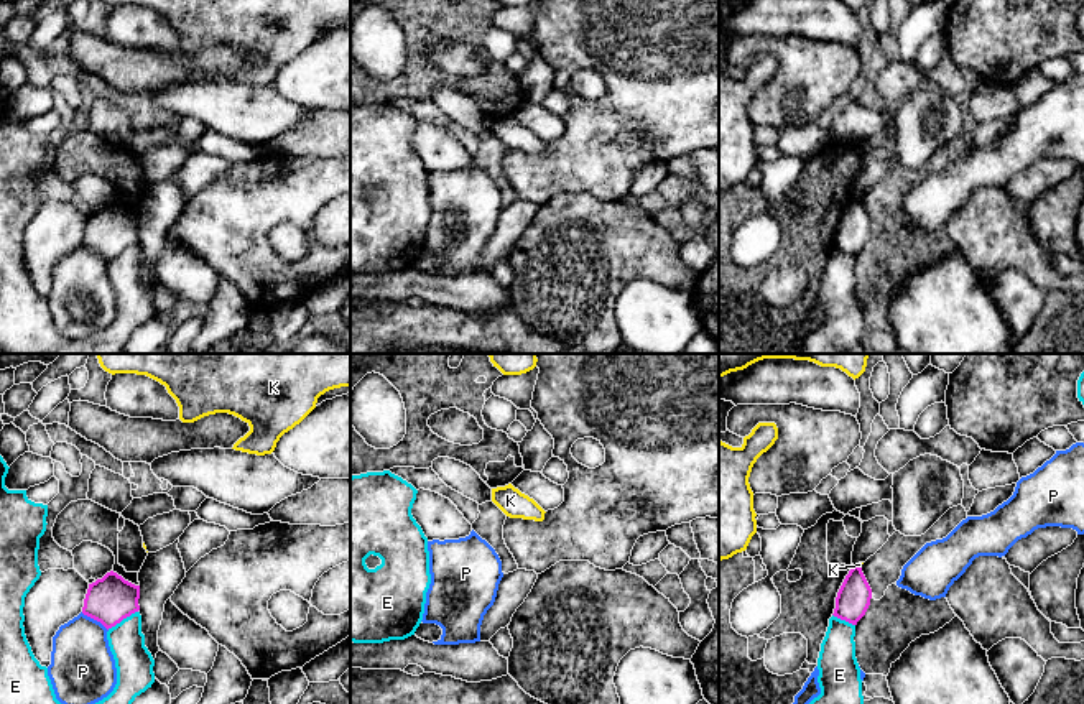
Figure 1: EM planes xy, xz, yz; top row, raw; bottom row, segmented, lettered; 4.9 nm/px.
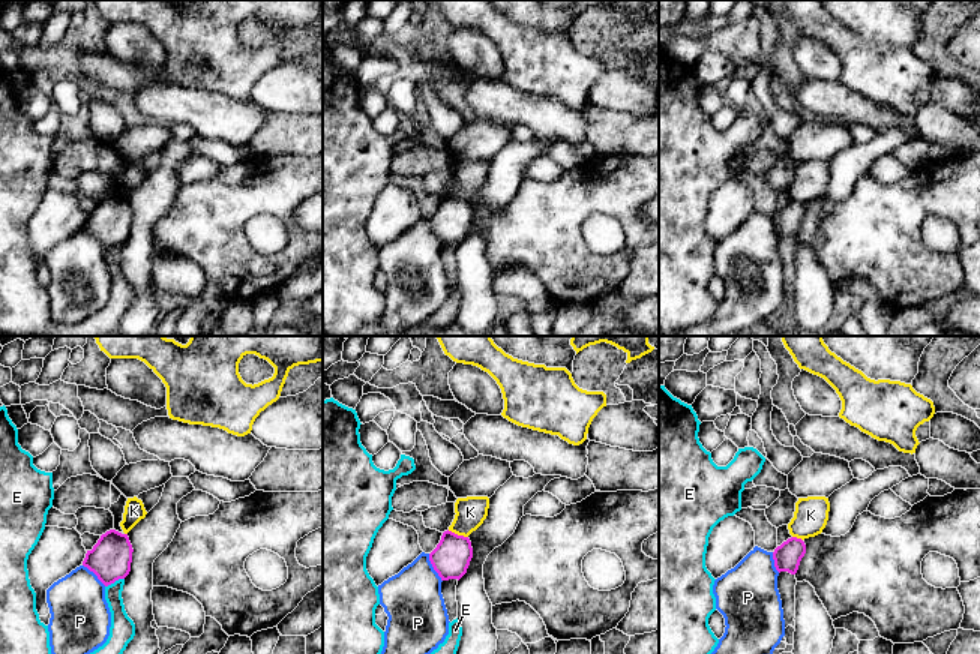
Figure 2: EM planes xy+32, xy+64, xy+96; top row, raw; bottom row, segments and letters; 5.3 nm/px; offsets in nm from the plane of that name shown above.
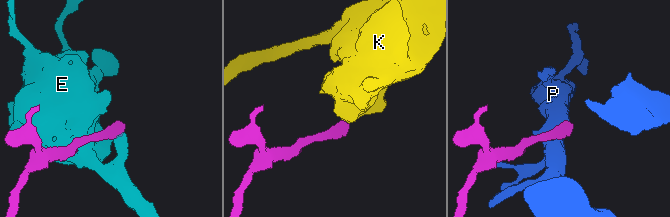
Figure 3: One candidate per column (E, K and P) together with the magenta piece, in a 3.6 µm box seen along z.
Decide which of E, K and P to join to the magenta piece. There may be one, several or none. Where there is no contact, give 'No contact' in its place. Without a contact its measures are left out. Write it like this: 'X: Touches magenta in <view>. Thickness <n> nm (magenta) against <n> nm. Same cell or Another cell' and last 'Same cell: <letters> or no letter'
E: Touches magenta in xy. Thickness 220 nm (magenta) against 180 nm. Another cell
K: Touches magenta in yz. Thickness 160 nm (magenta) against 20 nm. Another cell
P: Touches magenta in xy. Thickness 220 nm (magenta) against 320 nm. Another cell
Same cell: no letter

